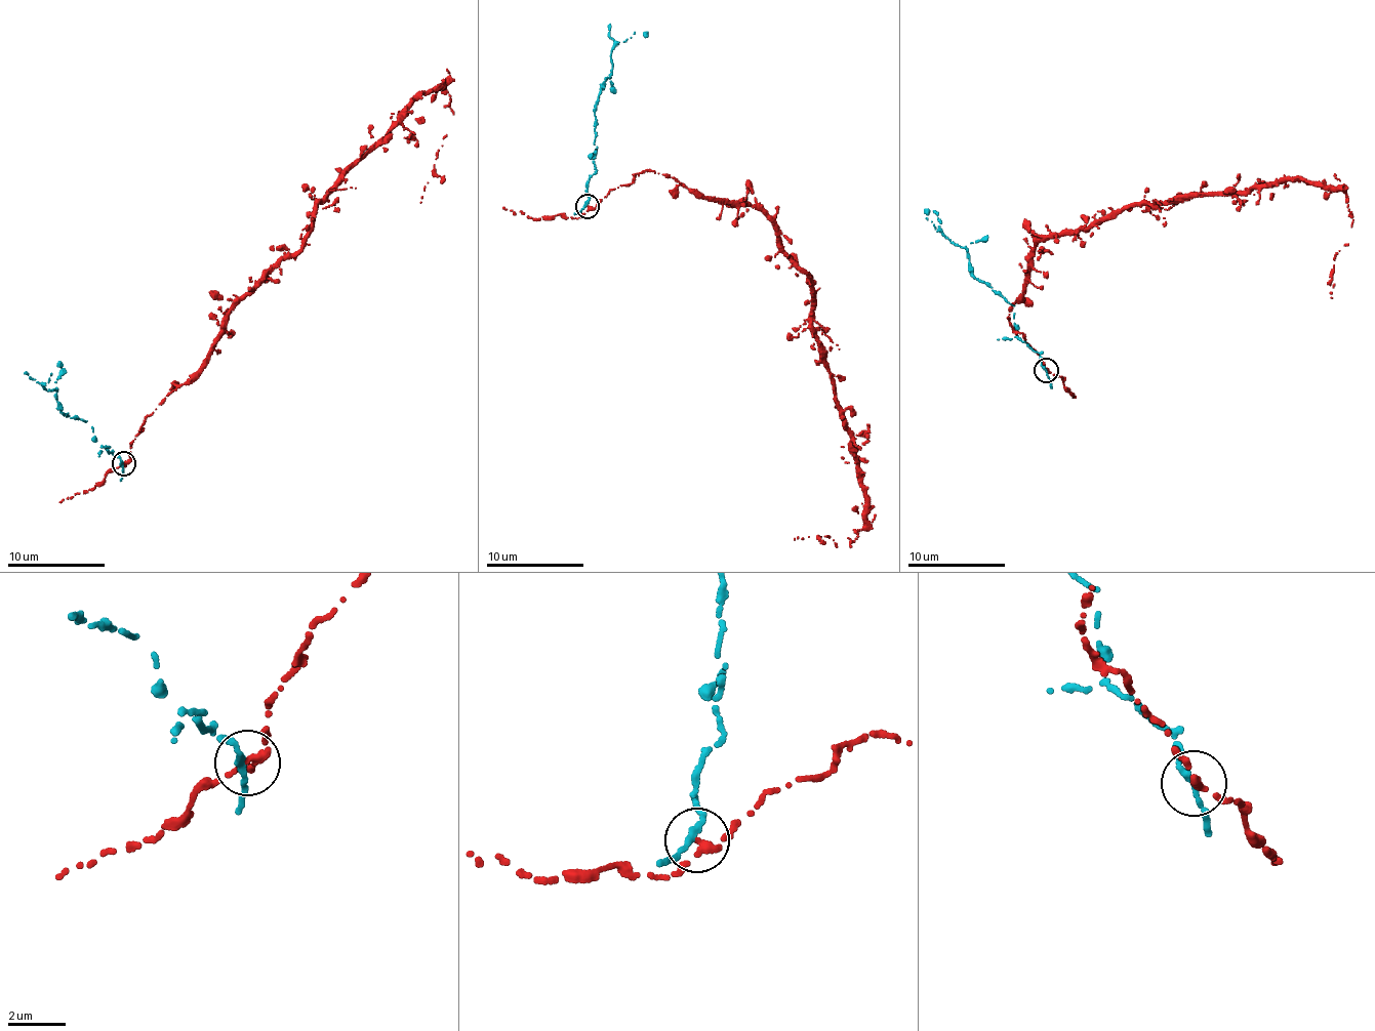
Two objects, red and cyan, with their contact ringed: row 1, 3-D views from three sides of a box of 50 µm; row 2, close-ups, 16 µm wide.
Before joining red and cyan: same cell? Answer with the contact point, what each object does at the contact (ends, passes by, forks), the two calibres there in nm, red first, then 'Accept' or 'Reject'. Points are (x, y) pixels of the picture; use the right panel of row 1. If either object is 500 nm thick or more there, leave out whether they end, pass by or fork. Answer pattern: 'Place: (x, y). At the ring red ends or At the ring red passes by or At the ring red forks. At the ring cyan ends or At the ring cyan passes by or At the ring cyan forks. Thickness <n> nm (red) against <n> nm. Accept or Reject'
Place: (1046, 370). At the ring red passes by. At the ring cyan passes by. Thickness 220 nm (red) against 200 nm. Reject

